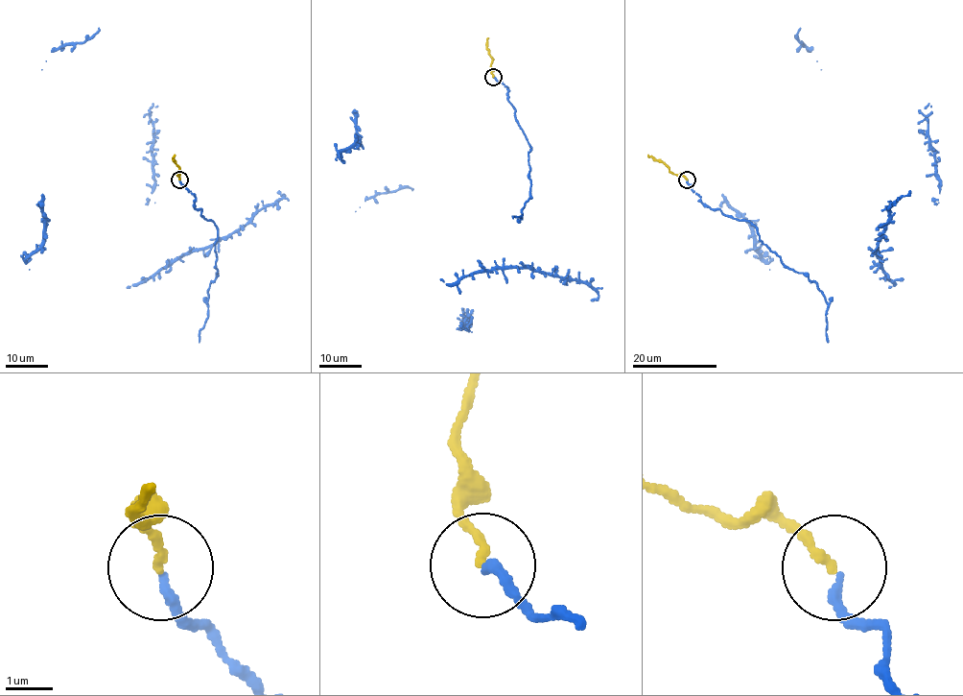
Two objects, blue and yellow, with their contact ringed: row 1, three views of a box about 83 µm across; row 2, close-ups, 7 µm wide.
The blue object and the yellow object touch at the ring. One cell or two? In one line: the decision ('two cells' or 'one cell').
one cell

